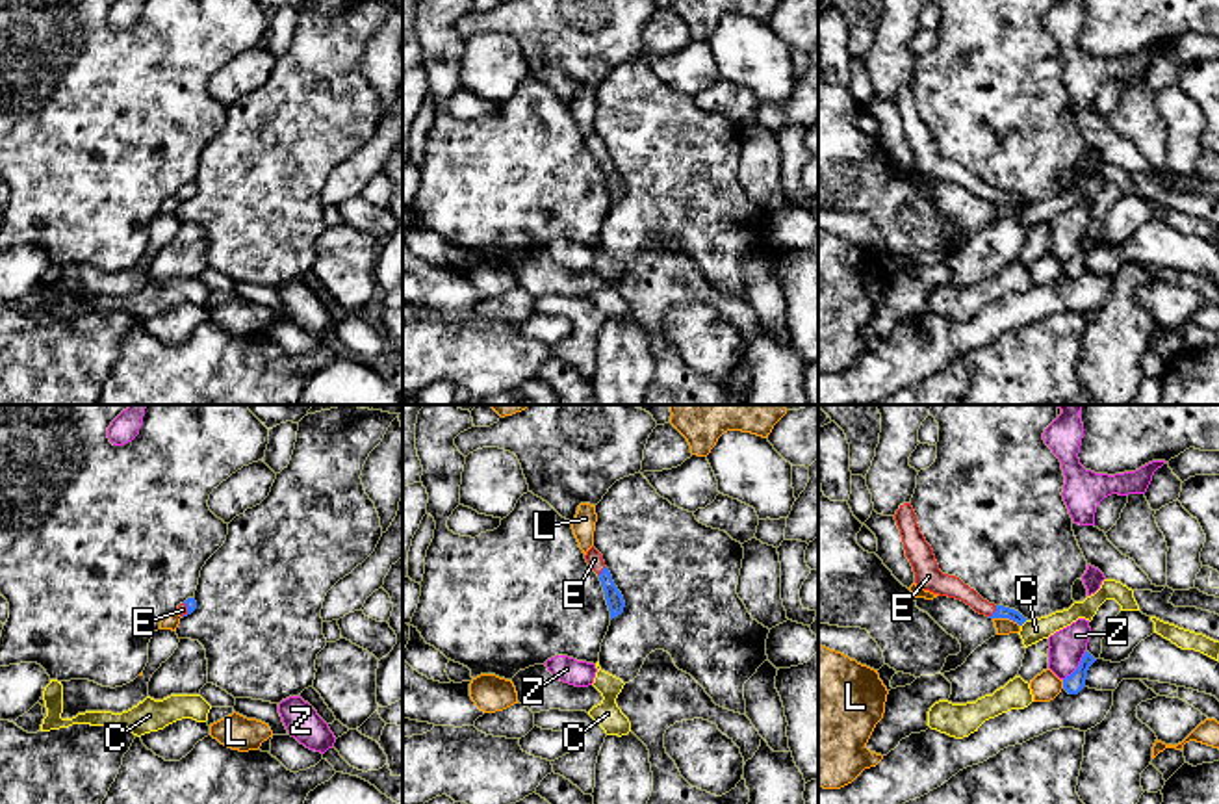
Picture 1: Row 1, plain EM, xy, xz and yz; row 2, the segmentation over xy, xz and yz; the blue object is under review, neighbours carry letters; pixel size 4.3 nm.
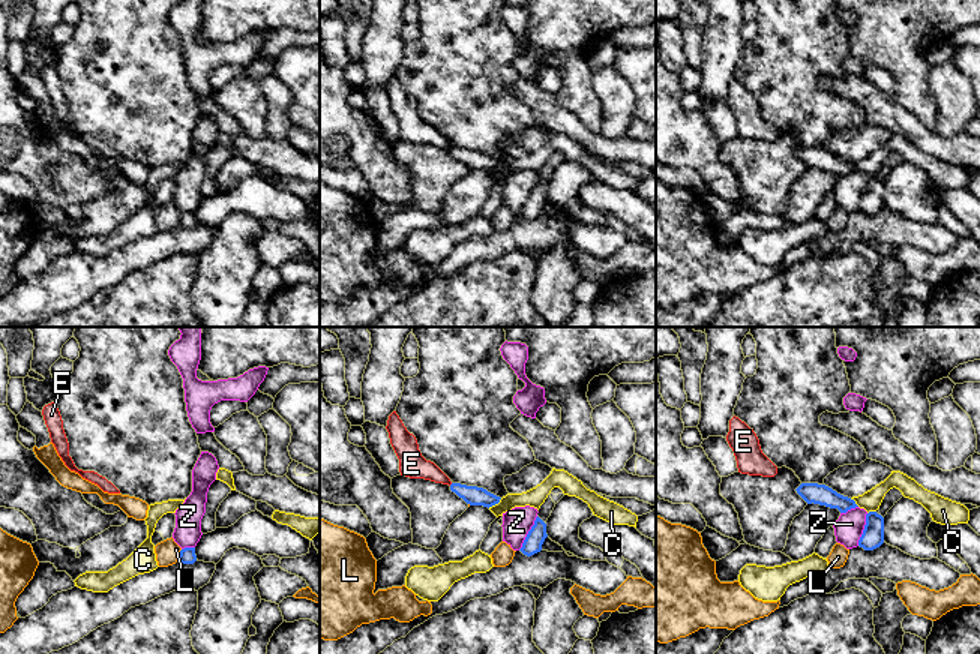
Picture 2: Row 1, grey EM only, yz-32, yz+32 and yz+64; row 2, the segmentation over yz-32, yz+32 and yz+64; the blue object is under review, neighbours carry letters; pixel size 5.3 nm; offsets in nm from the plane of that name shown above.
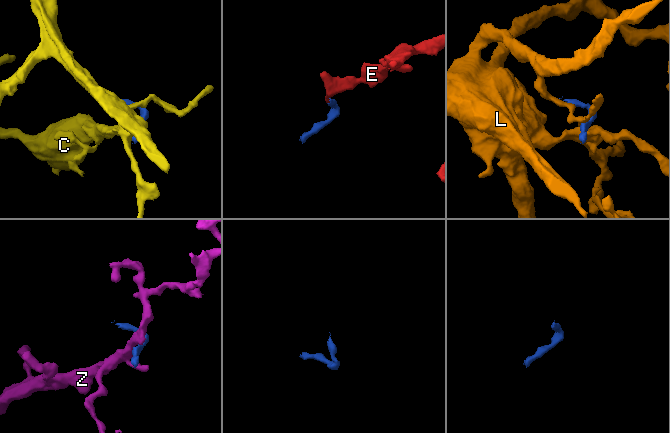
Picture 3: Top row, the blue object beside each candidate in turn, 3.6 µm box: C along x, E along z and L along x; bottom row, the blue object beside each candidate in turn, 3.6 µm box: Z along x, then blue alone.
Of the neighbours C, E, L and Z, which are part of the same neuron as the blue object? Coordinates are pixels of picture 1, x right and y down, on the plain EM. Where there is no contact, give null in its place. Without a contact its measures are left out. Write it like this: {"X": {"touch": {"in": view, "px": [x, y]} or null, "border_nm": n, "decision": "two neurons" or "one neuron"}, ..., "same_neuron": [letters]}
{"C": {"touch": {"in": "yz", "px": [1025, 205]}, "border_nm": 50, "decision": "two neurons"}, "E": {"touch": {"in": "yz", "px": [995, 195]}, "border_nm": 70, "decision": "one neuron"}, "L": {"touch": {"in": "yz", "px": [1006, 201]}, "border_nm": 130, "decision": "two neurons"}, "Z": {"touch": {"in": "yz", "px": [1078, 251]}, "border_nm": 160, "decision": "two neurons"}, "same_neuron": ["E"]}

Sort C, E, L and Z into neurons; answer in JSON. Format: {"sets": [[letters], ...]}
{"sets": [["C"], ["E"], ["L"], ["Z"]]}

